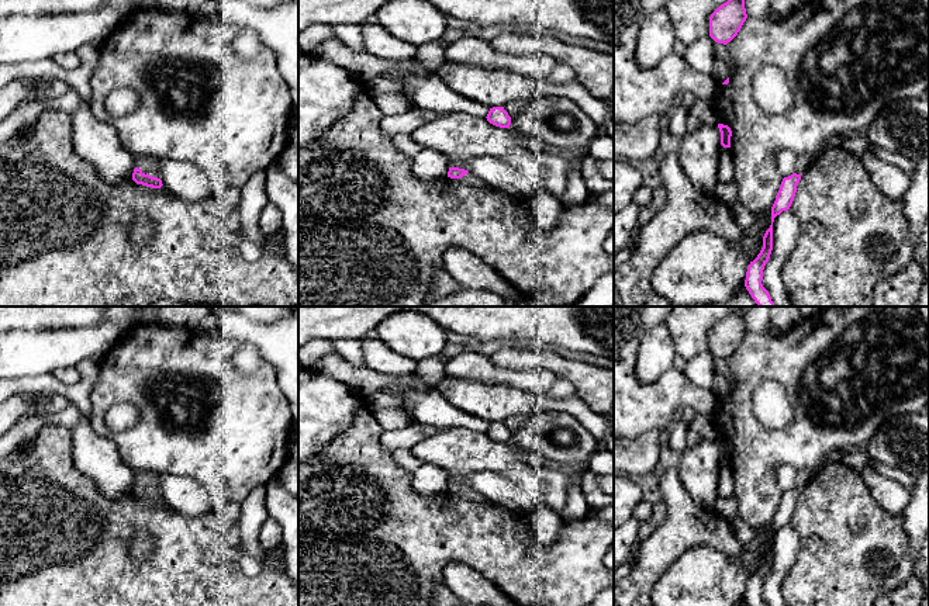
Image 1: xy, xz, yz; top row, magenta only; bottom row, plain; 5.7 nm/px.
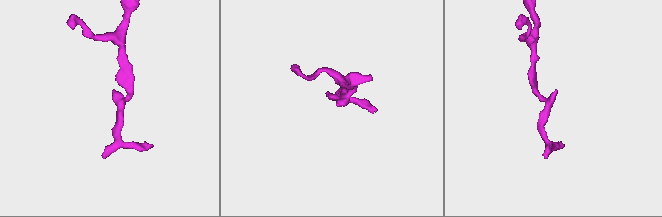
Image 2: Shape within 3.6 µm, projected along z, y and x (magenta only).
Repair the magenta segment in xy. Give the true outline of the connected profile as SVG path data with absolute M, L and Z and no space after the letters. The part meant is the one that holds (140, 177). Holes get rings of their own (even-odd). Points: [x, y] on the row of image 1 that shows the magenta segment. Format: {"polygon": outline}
{"polygon": "M142 156L134 162L134 173L132 180L137 184L142 184L152 188L160 188L162 180L158 172L158 160L156 156Z"}

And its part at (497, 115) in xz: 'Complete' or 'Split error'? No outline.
Complete

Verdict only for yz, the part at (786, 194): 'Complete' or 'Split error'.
Split error

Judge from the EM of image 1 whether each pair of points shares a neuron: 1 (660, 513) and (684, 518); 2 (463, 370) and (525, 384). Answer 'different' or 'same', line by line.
1: different
2: same

